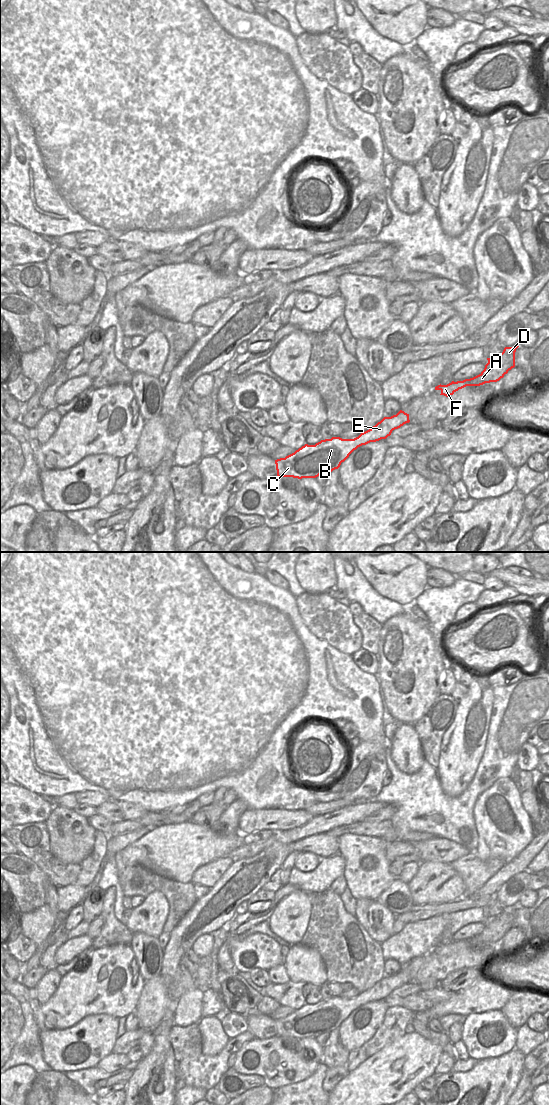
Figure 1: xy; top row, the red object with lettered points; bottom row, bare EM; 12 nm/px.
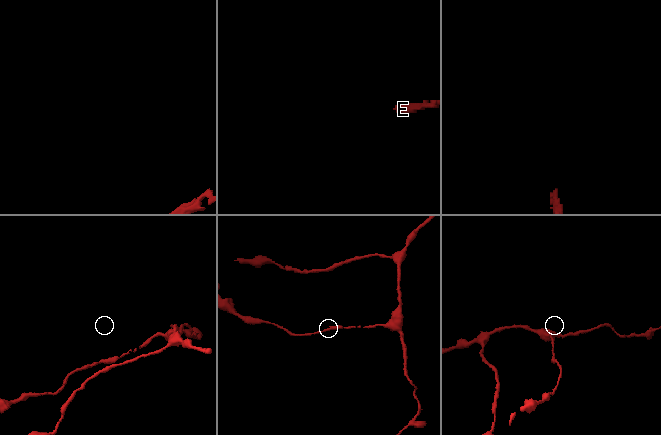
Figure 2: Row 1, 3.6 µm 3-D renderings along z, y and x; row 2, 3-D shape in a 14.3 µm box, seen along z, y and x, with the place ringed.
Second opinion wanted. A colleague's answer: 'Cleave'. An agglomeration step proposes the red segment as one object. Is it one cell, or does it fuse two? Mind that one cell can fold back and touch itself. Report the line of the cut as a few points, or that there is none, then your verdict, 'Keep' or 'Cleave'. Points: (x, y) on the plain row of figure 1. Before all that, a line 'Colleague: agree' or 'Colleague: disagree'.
Colleague: disagree
No split. Keep.

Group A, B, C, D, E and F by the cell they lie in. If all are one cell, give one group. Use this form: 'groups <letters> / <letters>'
groups A B C D E F

